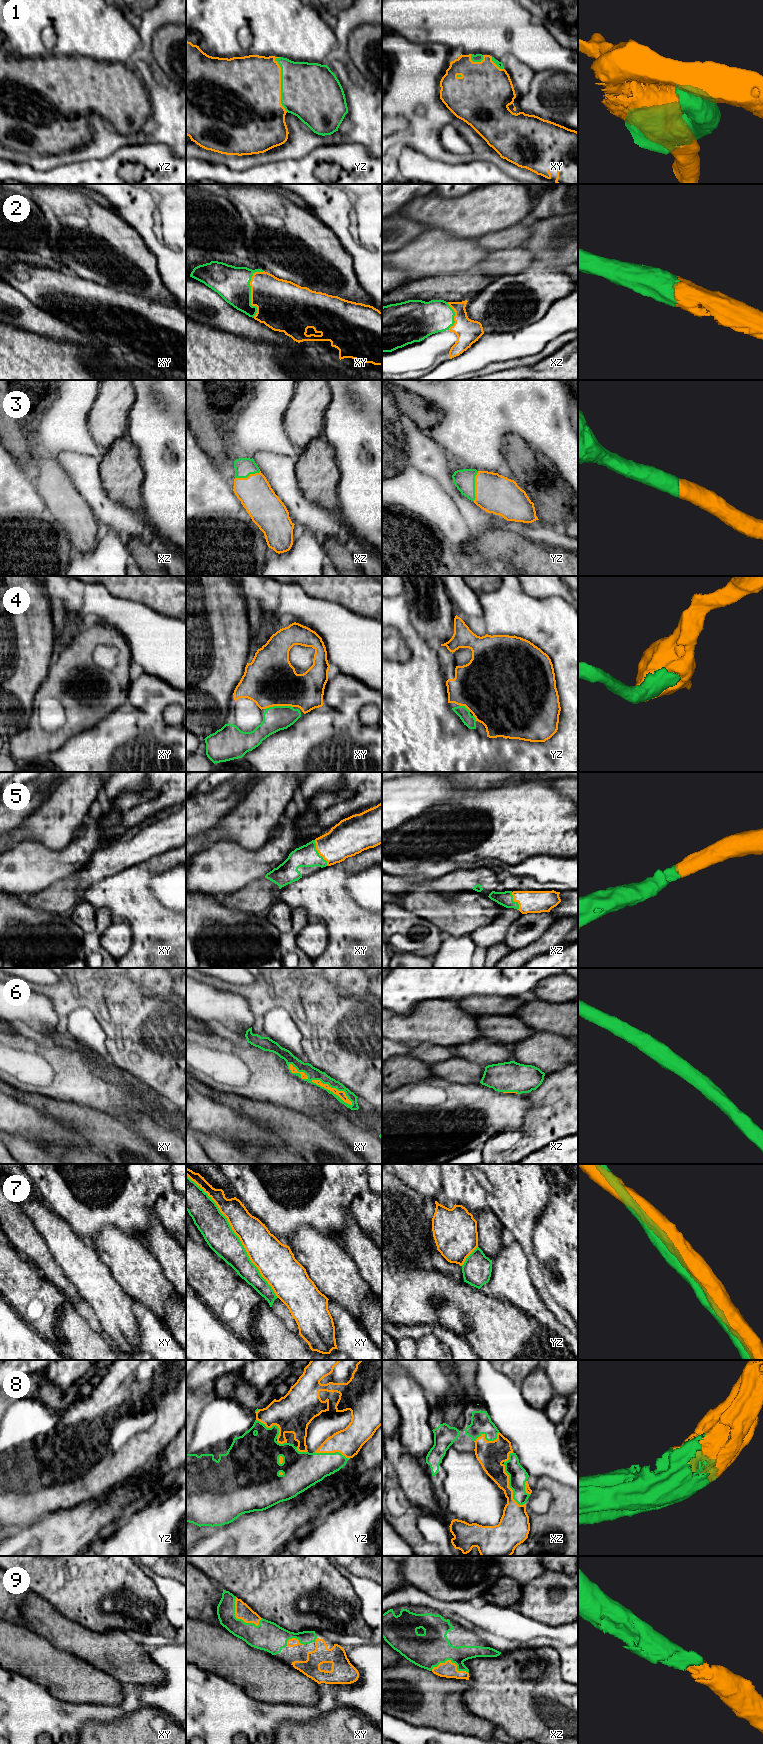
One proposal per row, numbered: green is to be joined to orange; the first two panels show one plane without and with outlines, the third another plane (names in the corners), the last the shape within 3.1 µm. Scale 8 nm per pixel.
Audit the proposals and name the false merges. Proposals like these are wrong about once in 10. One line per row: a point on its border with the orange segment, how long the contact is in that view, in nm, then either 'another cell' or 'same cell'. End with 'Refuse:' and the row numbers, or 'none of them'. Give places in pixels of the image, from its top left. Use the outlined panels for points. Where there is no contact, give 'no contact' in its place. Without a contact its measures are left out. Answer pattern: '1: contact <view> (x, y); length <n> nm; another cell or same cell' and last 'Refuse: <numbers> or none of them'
1: contact yz (280, 84); length 440 nm; same cell
2: contact xy (251, 292); length 380 nm; same cell
3: contact yz (475, 486); length 260 nm; same cell
4: contact xy (278, 705); length 220 nm; same cell
5: contact xy (318, 852); length 240 nm; same cell
6: contact xy (332, 1091); length 380 nm; same cell
7: contact xy (236, 1234); length 1250 nm; another cell
8: contact xz (508, 1486); length 360 nm; same cell
9: contact xy (237, 1618); length 300 nm; same cell
Refuse: 7

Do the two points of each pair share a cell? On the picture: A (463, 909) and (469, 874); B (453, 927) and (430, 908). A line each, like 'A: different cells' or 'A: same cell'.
A: different cells
B: same cell

